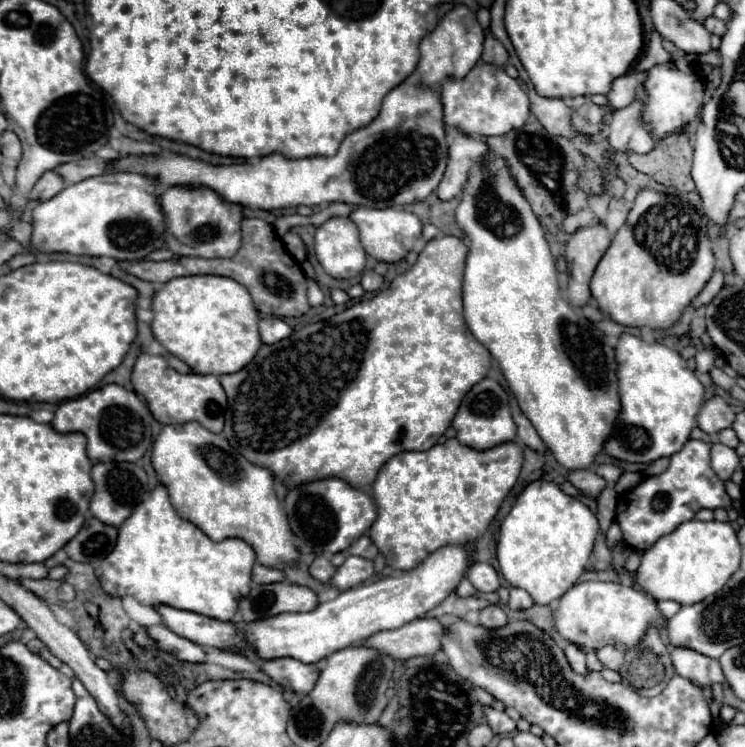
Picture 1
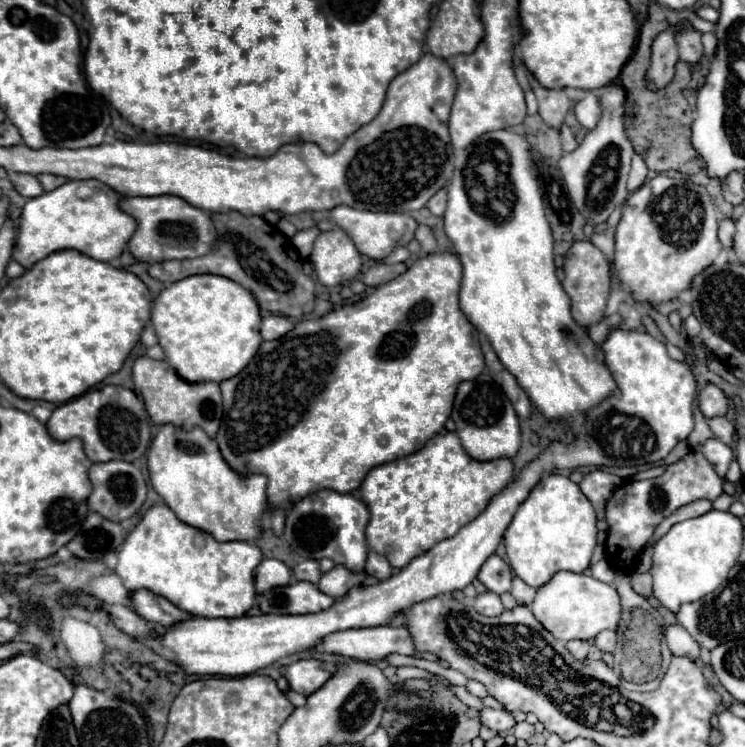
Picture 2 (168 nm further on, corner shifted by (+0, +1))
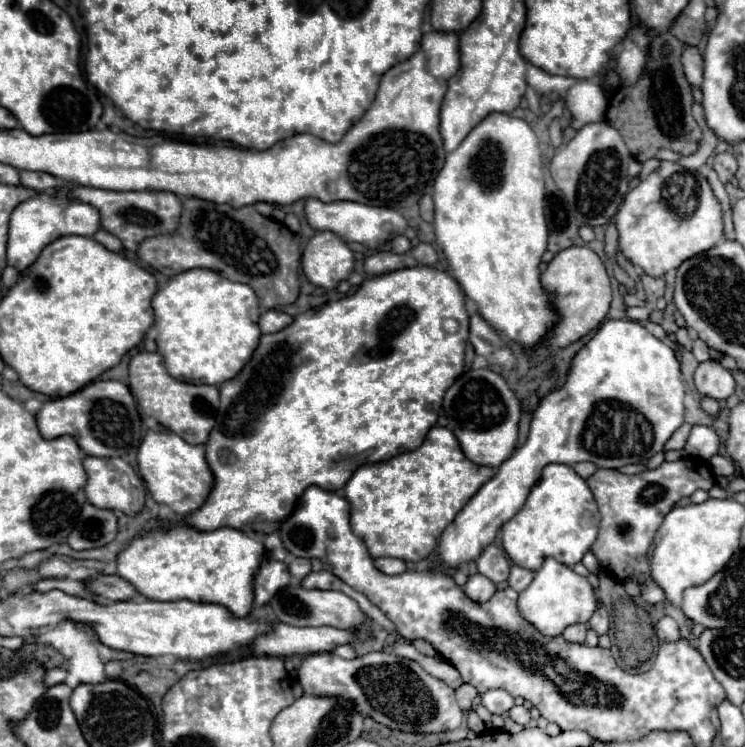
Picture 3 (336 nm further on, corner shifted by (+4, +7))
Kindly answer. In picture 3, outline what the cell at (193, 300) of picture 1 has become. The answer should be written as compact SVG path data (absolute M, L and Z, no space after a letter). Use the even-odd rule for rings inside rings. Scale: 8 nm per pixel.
M187 270L169 280L169 284L153 296L155 330L157 330L157 352L163 356L167 372L181 382L203 382L221 386L235 378L239 370L249 362L255 346L259 344L259 302L249 286L231 282L213 270Z

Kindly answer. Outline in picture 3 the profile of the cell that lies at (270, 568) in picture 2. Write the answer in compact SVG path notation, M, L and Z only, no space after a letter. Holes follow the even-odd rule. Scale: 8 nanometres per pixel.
M267 558L255 576L255 606L269 604L269 600L279 590L283 590L283 586L289 584L291 584L291 574L287 570L287 564Z

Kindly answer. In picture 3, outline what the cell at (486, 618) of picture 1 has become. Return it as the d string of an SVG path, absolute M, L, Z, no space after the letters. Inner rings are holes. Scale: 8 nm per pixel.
M483 574L469 576L465 584L465 594L475 602L487 602L495 594L495 584L489 578L483 578Z

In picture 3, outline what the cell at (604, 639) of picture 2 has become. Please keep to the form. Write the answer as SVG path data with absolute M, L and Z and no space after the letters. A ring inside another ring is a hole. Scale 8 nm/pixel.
M599 604L599 608L595 610L595 614L591 616L589 620L589 626L601 636L601 634L607 634L609 630L609 614L607 614L607 608L603 604Z

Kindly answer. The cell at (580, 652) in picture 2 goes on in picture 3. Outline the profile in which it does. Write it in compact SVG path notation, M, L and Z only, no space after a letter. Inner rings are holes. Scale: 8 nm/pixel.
M571 624L567 626L567 630L563 632L563 638L569 640L569 642L579 642L583 644L585 642L585 632L587 632L589 624Z

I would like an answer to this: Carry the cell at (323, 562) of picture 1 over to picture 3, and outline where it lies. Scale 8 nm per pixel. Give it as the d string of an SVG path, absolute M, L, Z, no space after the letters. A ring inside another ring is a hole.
M293 558L289 564L289 572L295 580L303 580L311 572L311 562L307 558Z

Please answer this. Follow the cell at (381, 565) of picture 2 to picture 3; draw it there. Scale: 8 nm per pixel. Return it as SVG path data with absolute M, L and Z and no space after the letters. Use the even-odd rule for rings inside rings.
M377 558L375 566L385 574L403 574L407 570L405 562L399 558Z

